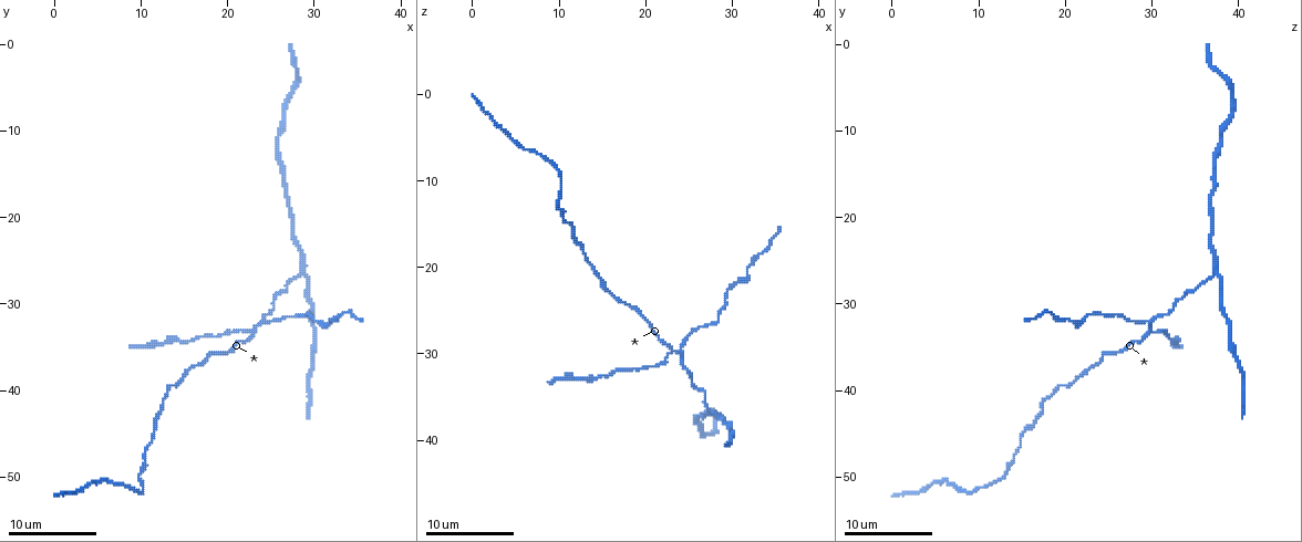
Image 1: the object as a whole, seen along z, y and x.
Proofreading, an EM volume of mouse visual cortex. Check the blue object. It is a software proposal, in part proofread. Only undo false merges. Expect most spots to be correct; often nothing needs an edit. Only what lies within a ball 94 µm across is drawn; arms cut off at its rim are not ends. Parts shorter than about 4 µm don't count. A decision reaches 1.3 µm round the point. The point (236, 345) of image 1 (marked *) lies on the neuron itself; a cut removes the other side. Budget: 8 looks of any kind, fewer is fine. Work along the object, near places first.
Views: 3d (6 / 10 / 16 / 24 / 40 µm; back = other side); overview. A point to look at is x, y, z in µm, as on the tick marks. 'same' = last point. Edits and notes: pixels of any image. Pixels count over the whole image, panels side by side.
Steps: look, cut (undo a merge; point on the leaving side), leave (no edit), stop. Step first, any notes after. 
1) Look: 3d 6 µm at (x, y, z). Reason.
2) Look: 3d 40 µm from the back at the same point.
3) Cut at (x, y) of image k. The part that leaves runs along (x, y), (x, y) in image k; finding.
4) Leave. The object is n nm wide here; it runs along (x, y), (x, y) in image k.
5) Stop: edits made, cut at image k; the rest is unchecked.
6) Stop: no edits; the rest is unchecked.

Look: 3d 10 µm at (23.0, 33.2, 30.0).

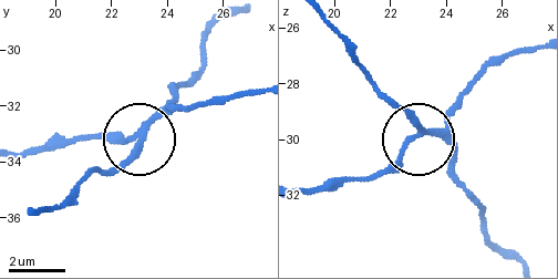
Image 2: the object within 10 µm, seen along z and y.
Cut at (117, 140) of image 2. The object is 170 nm wide here; the part that leaves runs along (137, 130), (123, 142), (90, 136), (19, 153) in image 2; a second neuron is stuck on.

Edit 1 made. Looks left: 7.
Look: 3d 10 µm at (29.0, 26.4, 37.4). Three arms meet.

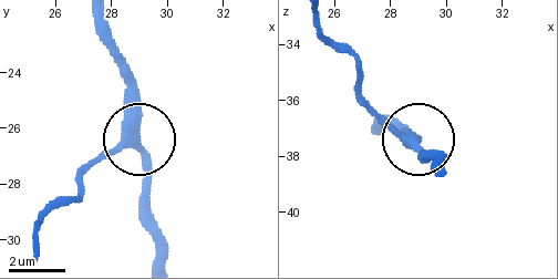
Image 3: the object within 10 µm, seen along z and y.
Leave. It runs along (37, 238), (44, 217), (130, 141), (144, 166), (144, 228) in image 3; all the same neuron.

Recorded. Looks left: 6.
Look: 3d 10 µm at (31.6, 32.0, 20.6). Narrows sharply.

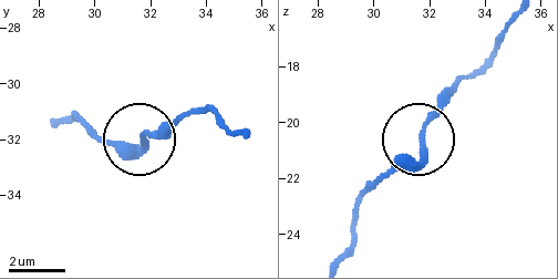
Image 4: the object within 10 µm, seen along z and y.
Leave. One neuron here.

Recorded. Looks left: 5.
Look: 3d 6 µm at (9.8, 49.6, 13.2). Sudden change in width.

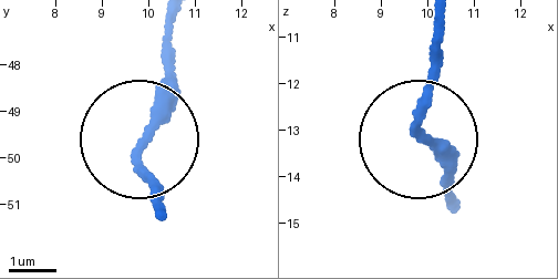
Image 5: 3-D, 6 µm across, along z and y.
Look: 3d 6 µm from the back at (9.90, 49.70, 13.20). From behind.

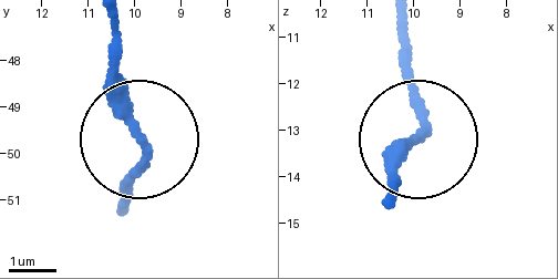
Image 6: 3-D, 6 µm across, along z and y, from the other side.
Leave. Continuous, no second neuron.

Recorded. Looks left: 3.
Stop: edits made, cut at image 2; the rest is unchecked.

